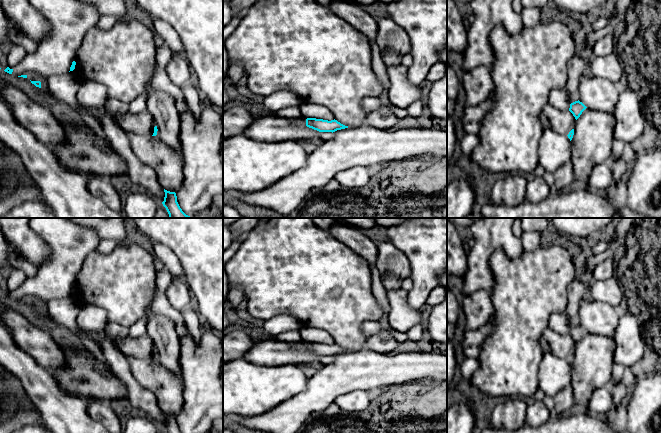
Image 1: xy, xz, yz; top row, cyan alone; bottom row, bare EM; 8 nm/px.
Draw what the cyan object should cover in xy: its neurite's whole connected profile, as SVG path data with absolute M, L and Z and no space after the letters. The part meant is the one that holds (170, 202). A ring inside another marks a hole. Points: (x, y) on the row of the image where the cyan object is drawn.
M165 189L164 192L165 197L162 204L166 208L169 214L169 218L191 218L190 216L186 215L180 208L175 192L170 192Z

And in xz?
M307 118L306 126L319 132L332 132L332 133L337 130L348 128L348 126L341 124L335 119L328 121L316 118Z

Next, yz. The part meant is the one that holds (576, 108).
M578 100L570 104L569 111L573 114L573 116L577 120L586 108L587 107Z

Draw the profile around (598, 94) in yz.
M583 75L578 91L579 101L590 110L613 113L616 109L619 92L613 82Z

